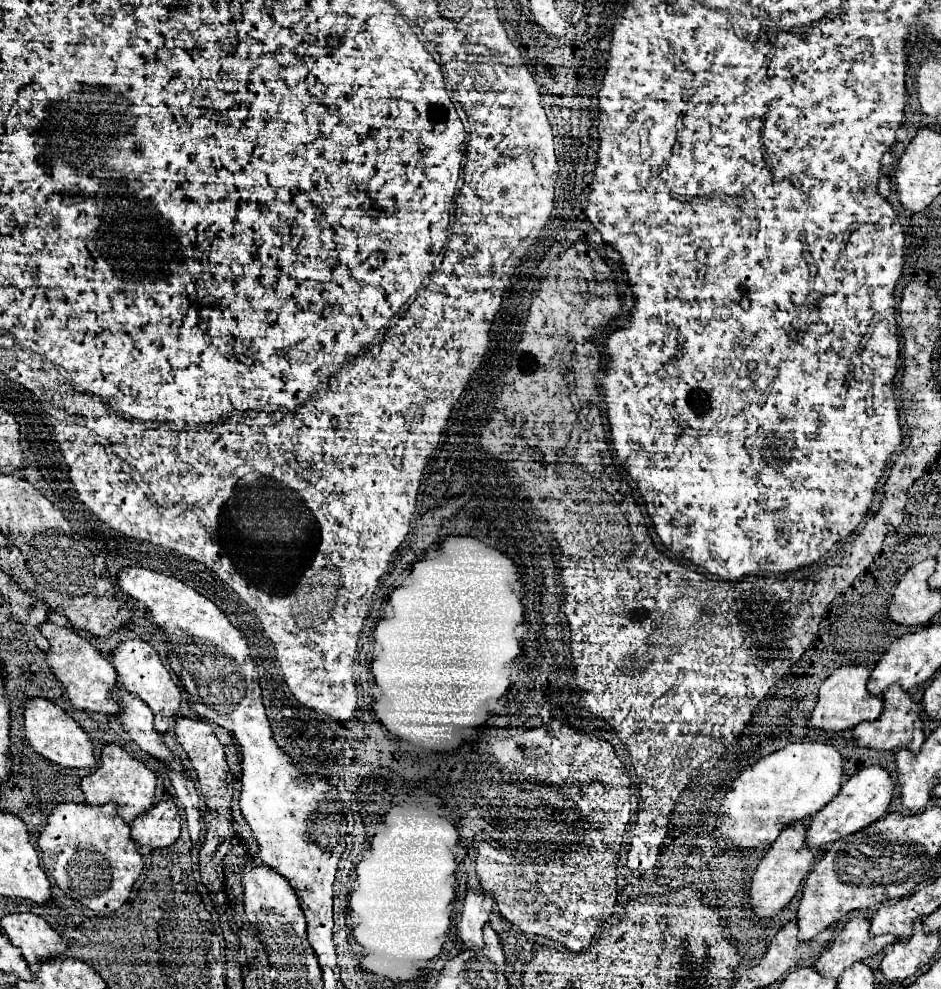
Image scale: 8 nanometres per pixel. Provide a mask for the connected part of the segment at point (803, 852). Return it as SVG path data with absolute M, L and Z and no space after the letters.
M806 825L786 827L780 833L780 837L770 845L770 849L764 853L764 857L756 863L756 869L750 881L748 903L758 919L774 919L796 897L802 885L802 879L806 877L806 873L814 863L814 853L804 847L804 837L806 837Z

